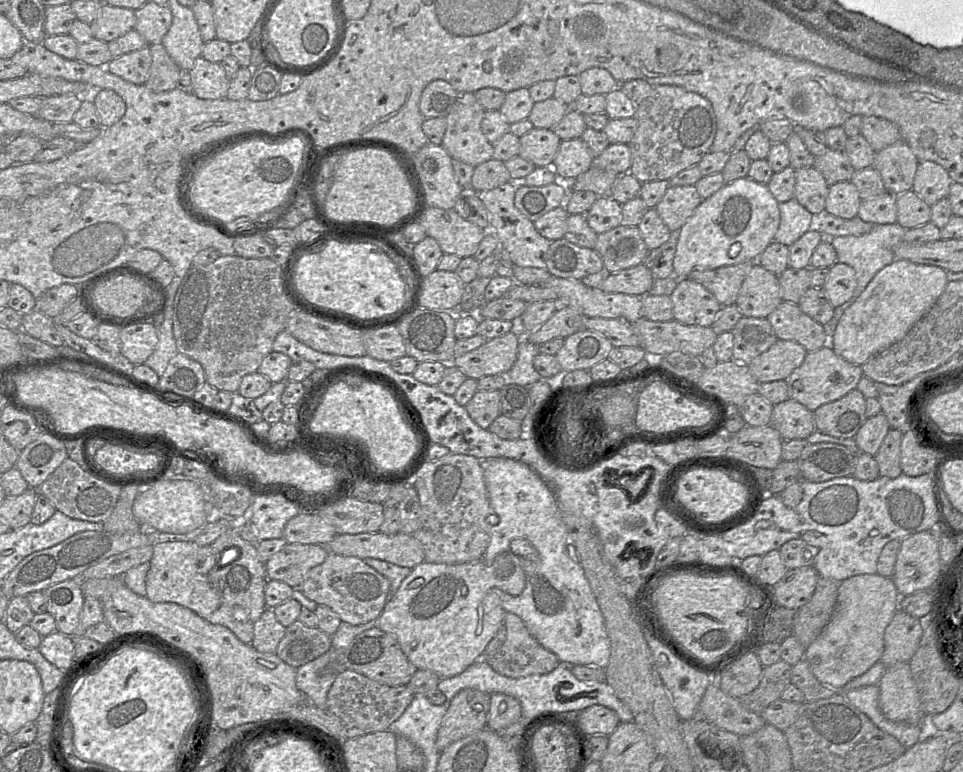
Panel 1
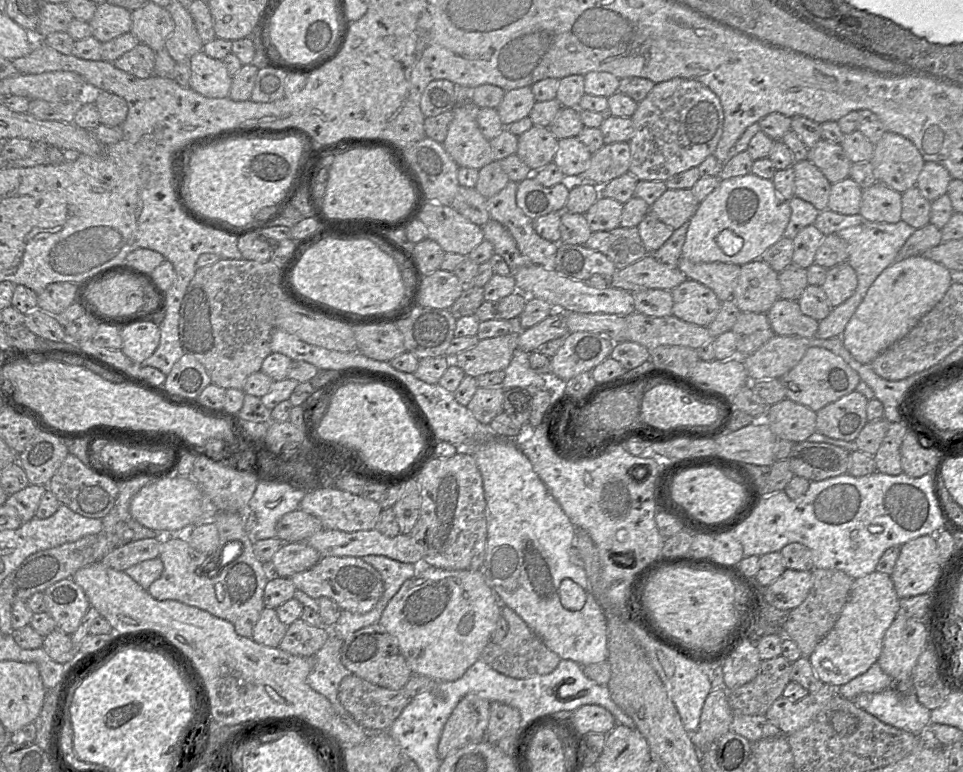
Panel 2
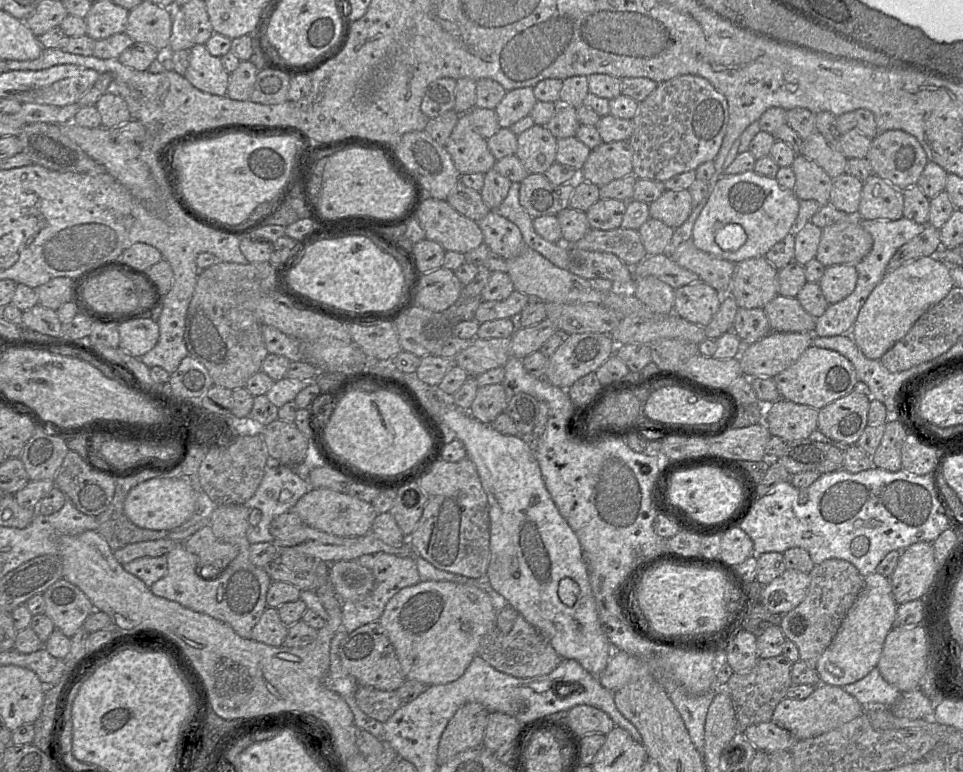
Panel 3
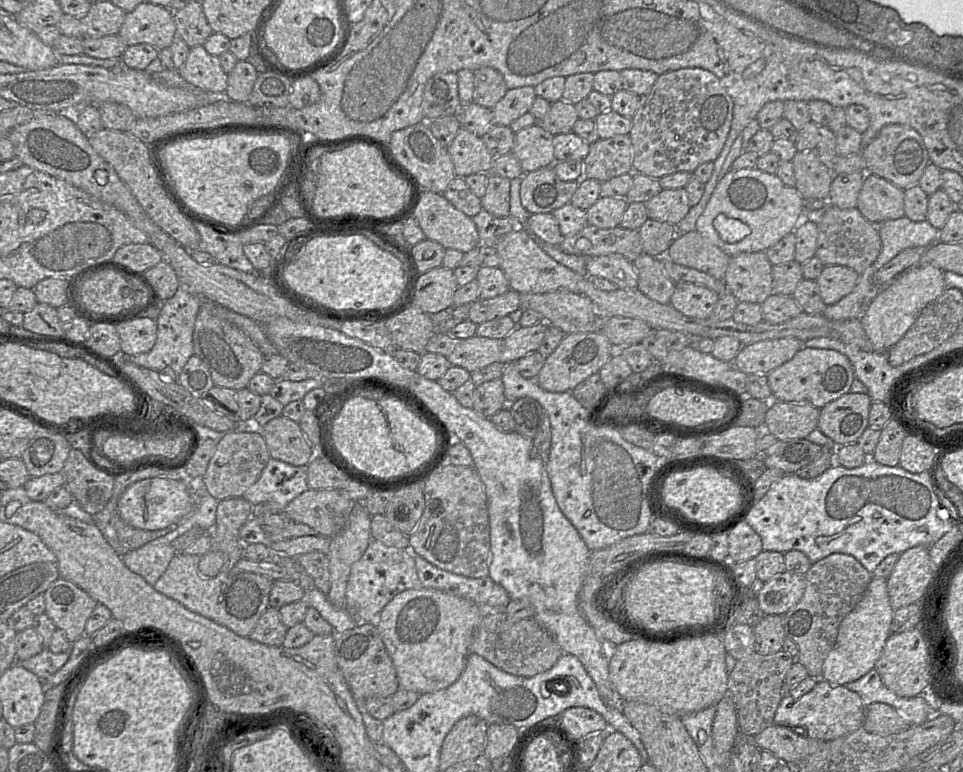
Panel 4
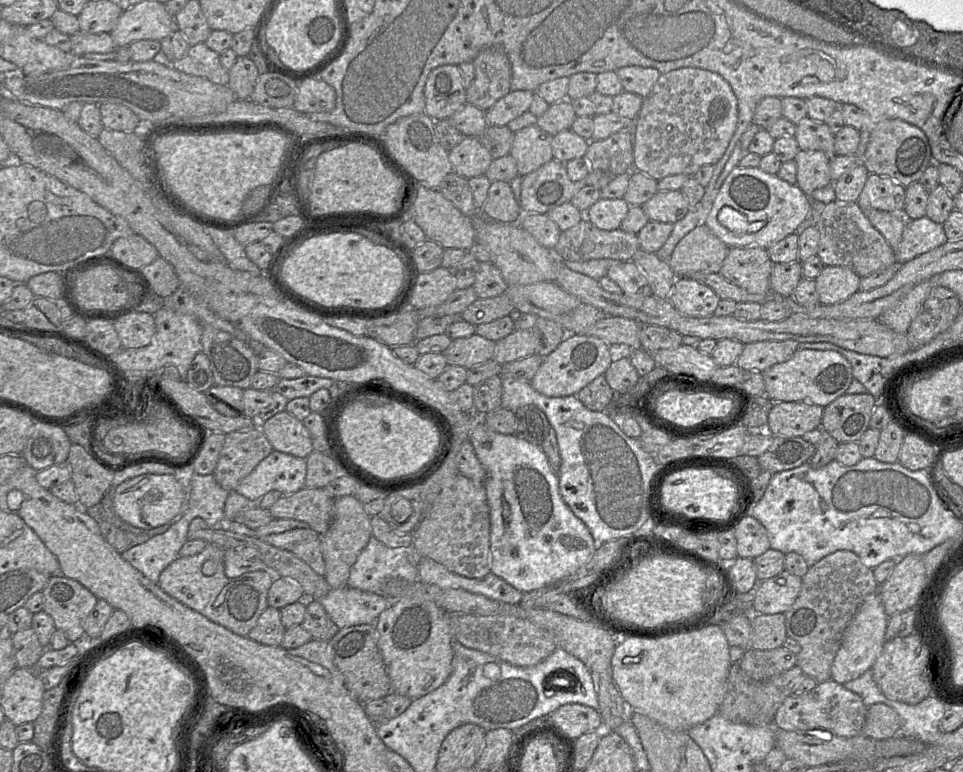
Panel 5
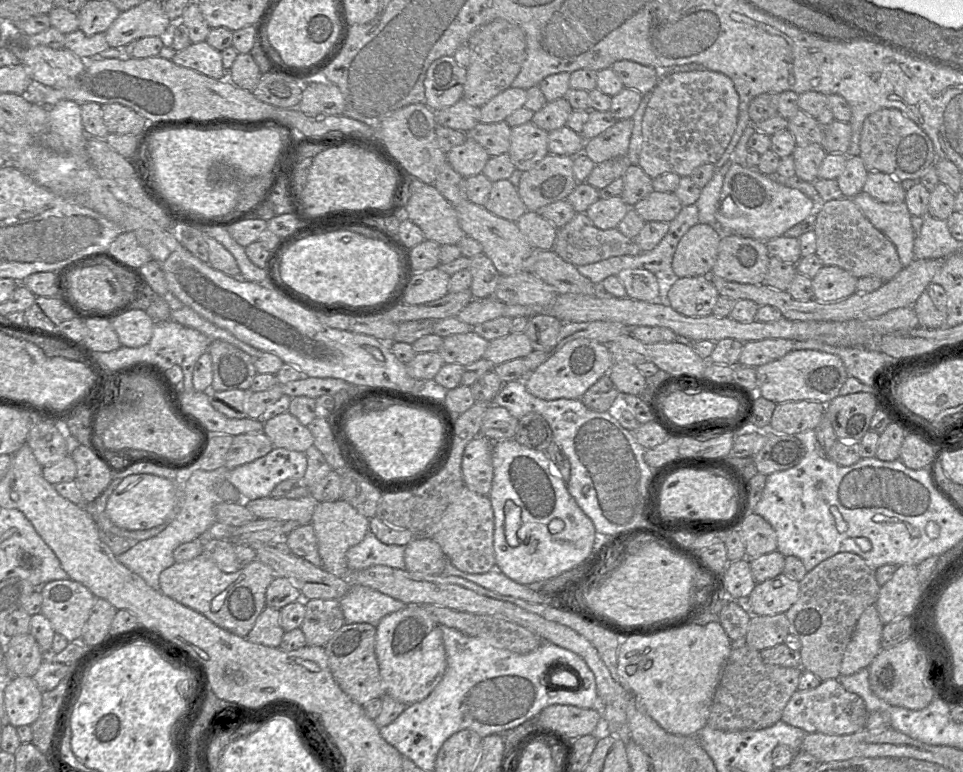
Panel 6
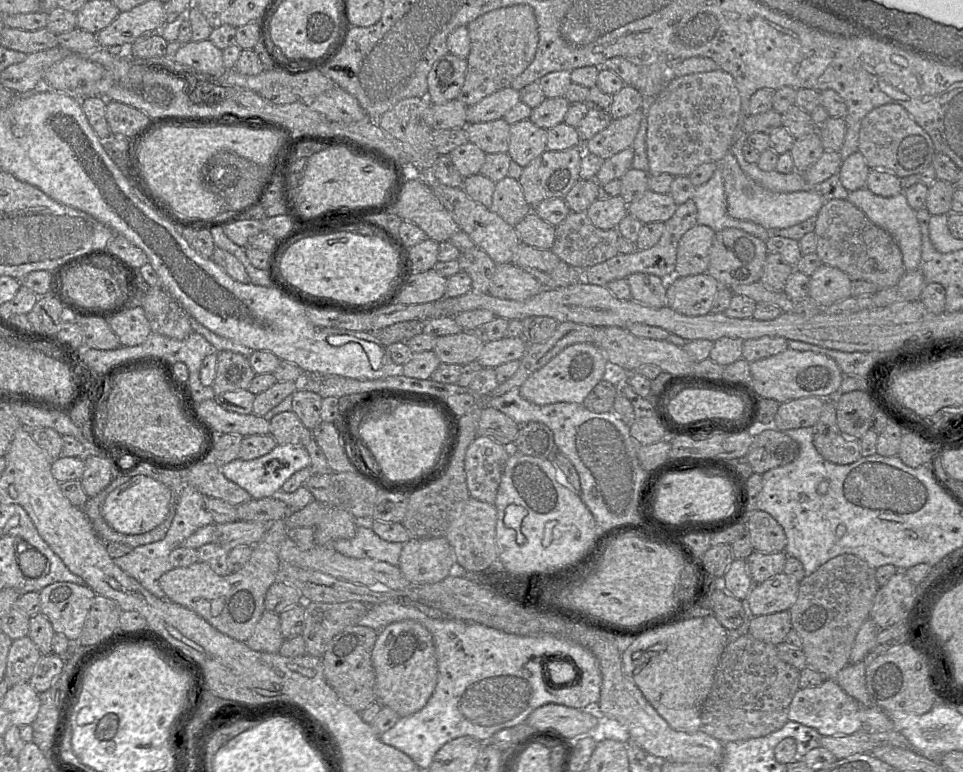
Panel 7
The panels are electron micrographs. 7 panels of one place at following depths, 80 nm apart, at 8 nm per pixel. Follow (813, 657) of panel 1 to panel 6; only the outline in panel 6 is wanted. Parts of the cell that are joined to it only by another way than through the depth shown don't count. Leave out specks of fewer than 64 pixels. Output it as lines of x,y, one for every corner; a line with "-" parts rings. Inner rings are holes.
875,604
865,608
859,617
852,637
845,648
840,675
852,675
868,667
881,650
884,624

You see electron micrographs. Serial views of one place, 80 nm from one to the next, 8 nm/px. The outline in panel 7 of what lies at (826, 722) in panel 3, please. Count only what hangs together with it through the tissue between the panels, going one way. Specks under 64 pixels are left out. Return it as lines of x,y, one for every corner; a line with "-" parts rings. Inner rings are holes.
834,679
819,686
799,688
789,707
788,719
816,729
822,736
844,736
864,727
863,705
847,694

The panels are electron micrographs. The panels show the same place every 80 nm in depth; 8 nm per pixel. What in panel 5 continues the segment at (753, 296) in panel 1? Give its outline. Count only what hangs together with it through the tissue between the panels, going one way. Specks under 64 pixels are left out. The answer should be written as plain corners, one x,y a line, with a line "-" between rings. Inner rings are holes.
731,247
719,274
750,294
772,296
770,292
772,265
767,249

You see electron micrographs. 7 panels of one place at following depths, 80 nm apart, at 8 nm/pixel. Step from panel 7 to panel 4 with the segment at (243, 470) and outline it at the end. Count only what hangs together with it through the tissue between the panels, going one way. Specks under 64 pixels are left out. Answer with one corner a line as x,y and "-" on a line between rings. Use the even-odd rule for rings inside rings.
271,458
243,498
252,506
262,502
272,504
269,514
276,514
282,513
293,499
308,489
307,465
293,466

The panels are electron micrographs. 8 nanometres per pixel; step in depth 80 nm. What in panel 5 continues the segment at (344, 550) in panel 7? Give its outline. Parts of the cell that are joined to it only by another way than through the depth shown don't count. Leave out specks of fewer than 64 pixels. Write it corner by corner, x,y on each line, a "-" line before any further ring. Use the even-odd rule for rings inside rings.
371,536
351,567
347,586
384,596
383,585
386,580
419,580
417,560
413,548
390,548

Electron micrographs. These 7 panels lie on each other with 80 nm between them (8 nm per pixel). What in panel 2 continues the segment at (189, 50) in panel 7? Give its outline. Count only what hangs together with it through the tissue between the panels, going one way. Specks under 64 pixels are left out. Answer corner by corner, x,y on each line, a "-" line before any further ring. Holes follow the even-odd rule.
203,50
189,60
189,87
208,98
228,97
232,77
220,59
208,56

